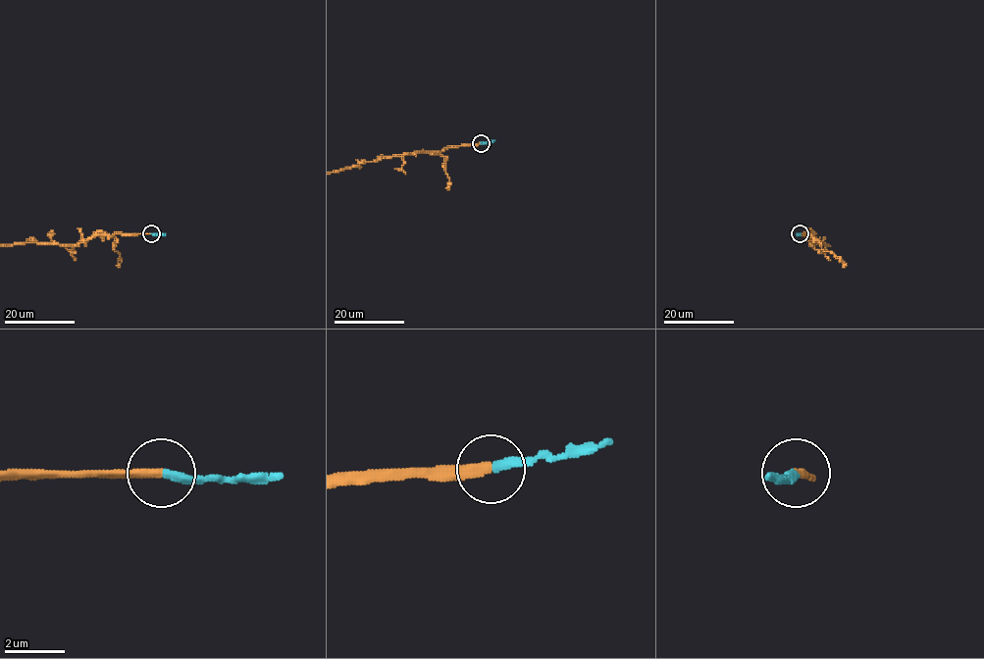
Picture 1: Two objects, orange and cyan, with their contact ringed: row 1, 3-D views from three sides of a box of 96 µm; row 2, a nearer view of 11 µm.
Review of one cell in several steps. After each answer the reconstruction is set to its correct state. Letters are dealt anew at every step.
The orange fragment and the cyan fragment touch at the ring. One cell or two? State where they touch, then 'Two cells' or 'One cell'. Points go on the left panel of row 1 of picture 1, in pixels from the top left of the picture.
Place: (151, 233). One cell

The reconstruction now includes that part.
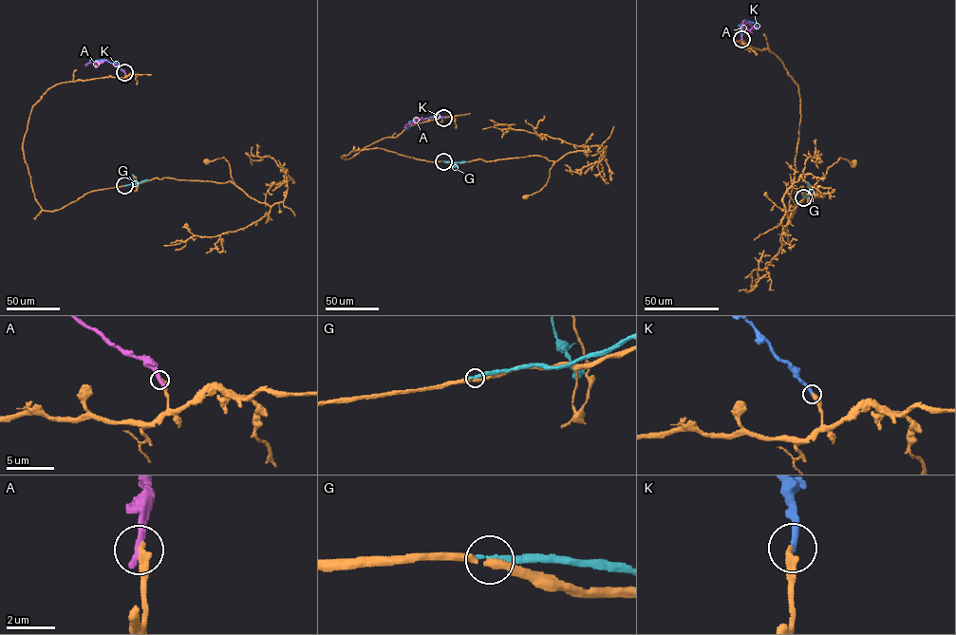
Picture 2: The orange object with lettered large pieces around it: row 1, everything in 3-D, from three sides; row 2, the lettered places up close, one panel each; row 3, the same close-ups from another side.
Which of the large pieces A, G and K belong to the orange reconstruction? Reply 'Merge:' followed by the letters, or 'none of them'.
Merge: K

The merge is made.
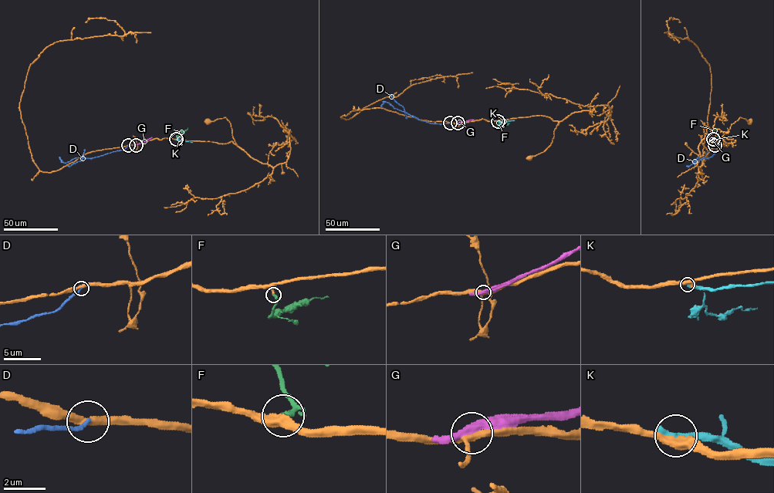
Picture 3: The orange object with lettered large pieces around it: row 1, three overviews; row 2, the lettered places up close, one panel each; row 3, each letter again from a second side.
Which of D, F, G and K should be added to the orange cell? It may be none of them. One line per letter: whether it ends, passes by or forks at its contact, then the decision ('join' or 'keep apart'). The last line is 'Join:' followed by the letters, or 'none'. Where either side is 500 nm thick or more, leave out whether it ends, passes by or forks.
D: it ends | keep apart
F: it passes by | join
G: it passes by | keep apart
K: it ends | keep apart
Join: F

